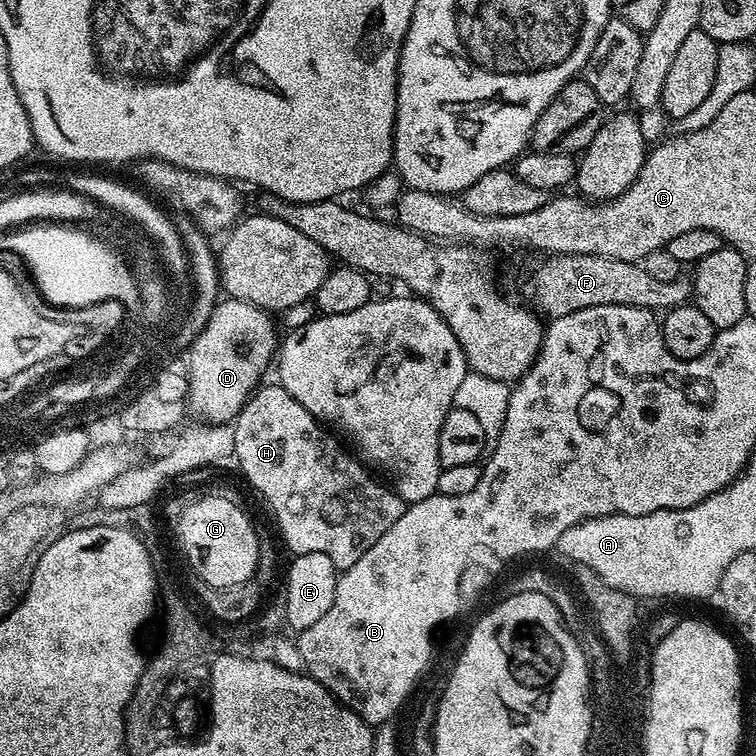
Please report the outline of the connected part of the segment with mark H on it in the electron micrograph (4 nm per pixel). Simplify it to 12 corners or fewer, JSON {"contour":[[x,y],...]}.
{"contour":[[279,383],[233,423],[235,463],[289,553],[338,570],[406,505]]}

